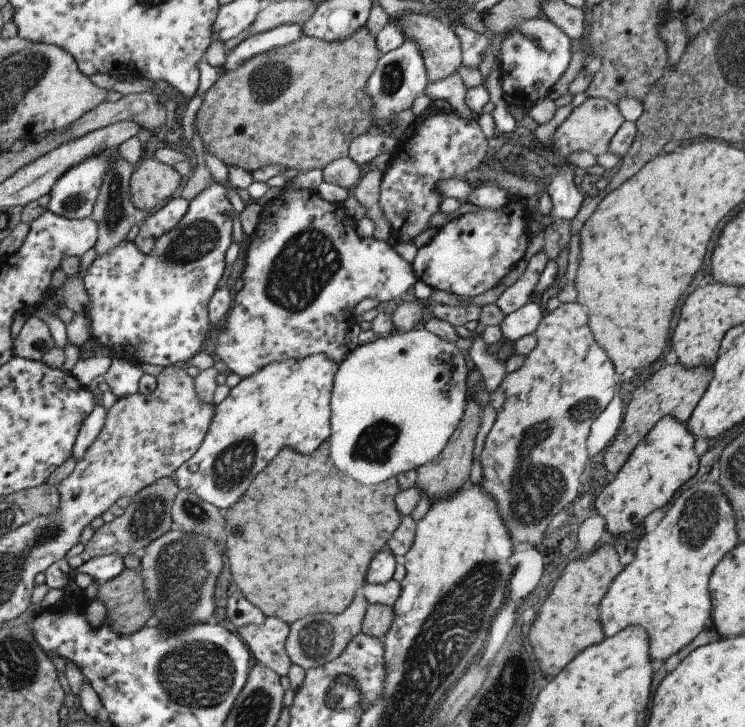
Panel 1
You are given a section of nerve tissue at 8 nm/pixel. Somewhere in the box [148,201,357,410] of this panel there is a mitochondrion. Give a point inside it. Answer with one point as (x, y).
(306, 264)

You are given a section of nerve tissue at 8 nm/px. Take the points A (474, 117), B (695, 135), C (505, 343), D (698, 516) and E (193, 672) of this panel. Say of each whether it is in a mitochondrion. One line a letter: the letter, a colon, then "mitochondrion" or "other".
A: other
B: other
C: other
D: mitochondrion
E: mitochondrion

